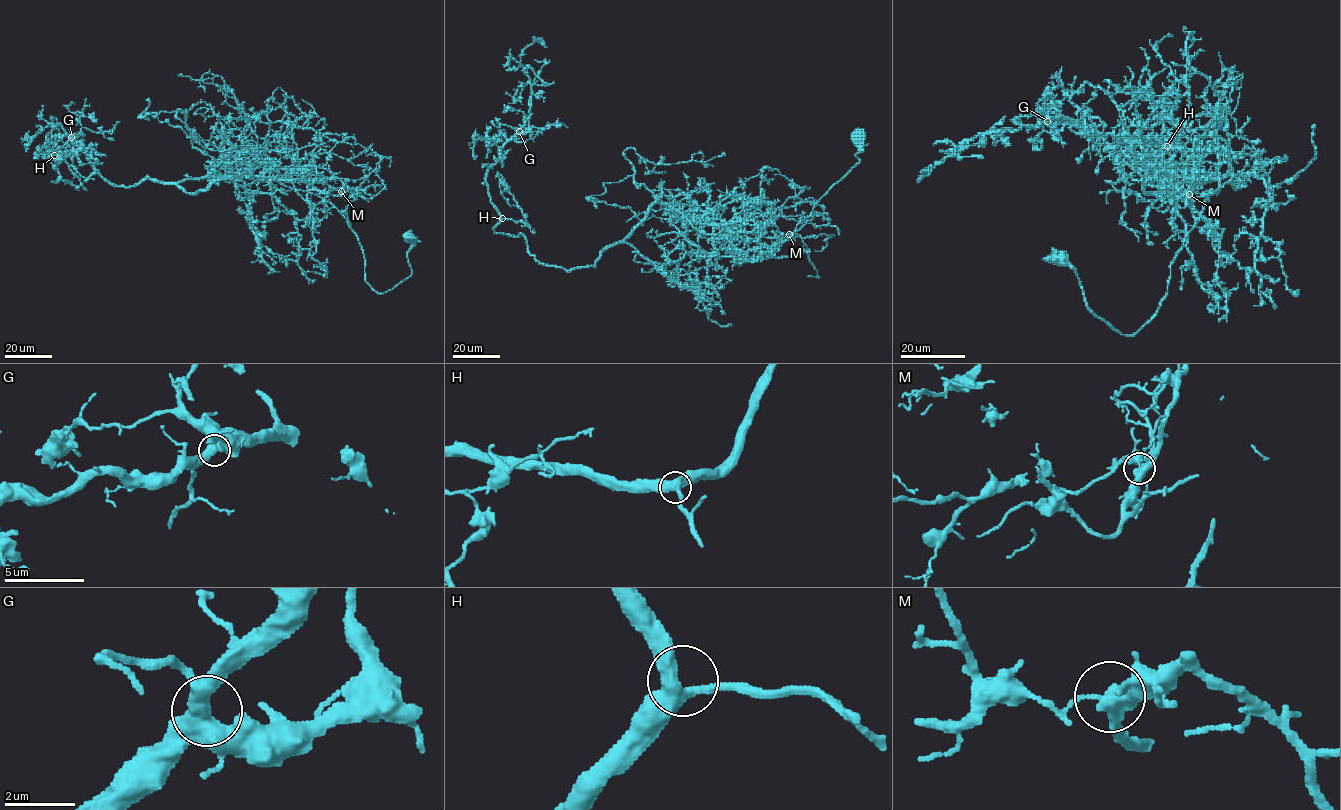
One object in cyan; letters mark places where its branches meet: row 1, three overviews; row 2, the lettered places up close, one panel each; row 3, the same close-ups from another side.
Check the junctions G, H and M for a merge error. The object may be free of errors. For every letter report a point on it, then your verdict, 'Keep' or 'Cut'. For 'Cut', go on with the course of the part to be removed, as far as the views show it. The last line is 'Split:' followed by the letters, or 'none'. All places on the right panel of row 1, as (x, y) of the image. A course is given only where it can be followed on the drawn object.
G: Place: (1047, 121). Keep
H: Place: (1167, 146). Keep
M: Place: (1189, 194). Cut. Course of the part to remove: (1189, 195), (1213, 148), (1214, 174), (1151, 157), (1086, 82), (1092, 139), (1095, 88)
Split: M

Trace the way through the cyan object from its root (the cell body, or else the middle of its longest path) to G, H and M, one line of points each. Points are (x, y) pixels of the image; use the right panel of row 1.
G: (1058, 259), (1134, 335), (1220, 190), (1136, 158), (1148, 193), (1239, 188), (1188, 102), (1167, 144), (1047, 121)
H: (1058, 259), (1122, 334), (1154, 316), (1219, 167), (1136, 158), (1148, 193), (1239, 188), (1188, 102), (1167, 146)
M: (1058, 259), (1095, 315), (1134, 335), (1220, 190), (1214, 149), (1192, 151), (1189, 195)

